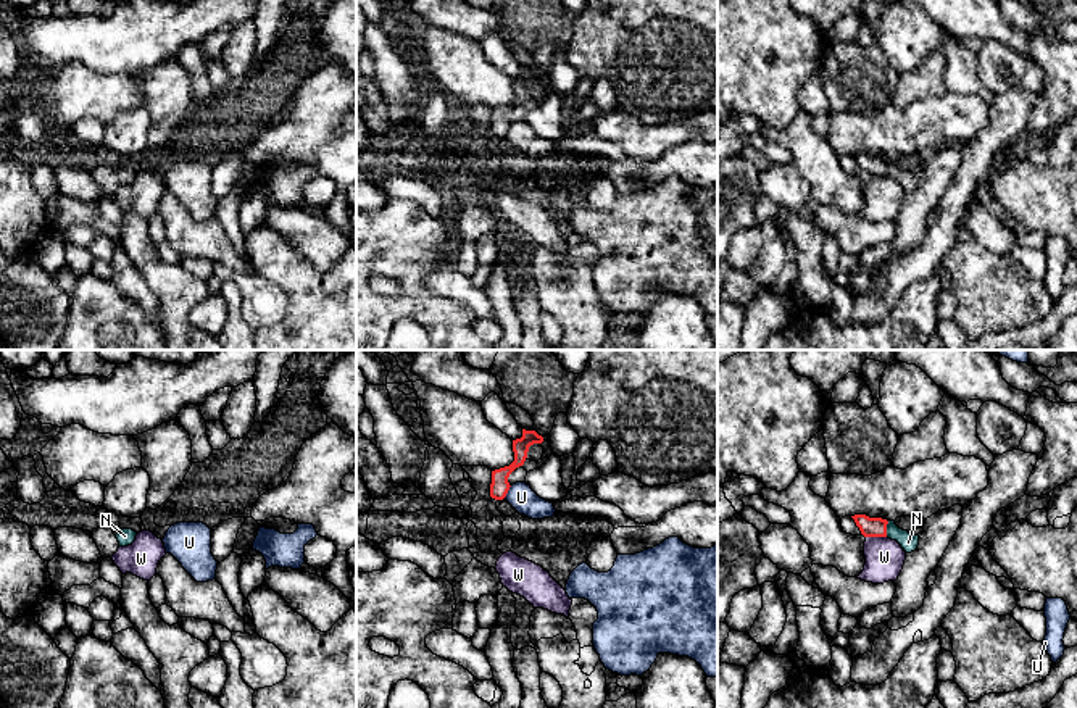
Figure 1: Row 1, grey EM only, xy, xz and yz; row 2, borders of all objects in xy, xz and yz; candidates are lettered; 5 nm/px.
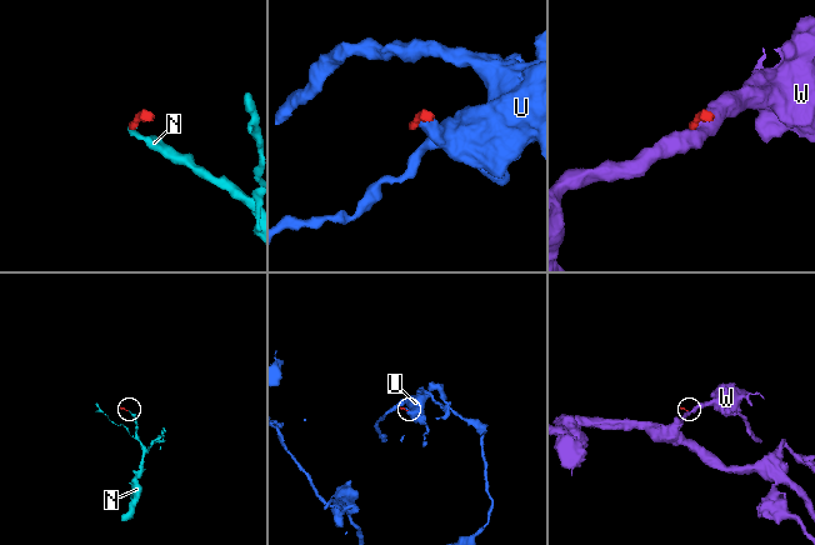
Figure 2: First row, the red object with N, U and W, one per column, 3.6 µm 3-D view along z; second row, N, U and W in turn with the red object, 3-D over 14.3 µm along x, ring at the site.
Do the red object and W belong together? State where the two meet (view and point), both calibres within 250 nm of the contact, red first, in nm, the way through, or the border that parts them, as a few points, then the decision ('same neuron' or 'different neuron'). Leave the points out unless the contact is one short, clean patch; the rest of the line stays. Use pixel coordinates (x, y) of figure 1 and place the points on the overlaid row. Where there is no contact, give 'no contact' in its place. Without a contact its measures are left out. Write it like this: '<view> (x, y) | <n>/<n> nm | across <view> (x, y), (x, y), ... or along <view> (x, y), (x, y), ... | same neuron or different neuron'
yz (876, 536) | 100/190 nm | different neuron

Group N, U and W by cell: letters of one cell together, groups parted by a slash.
N / U / W

